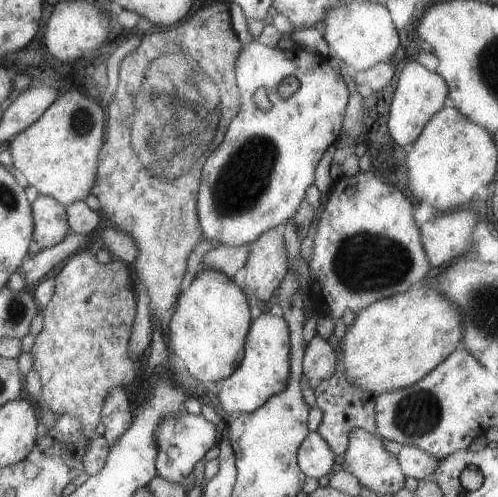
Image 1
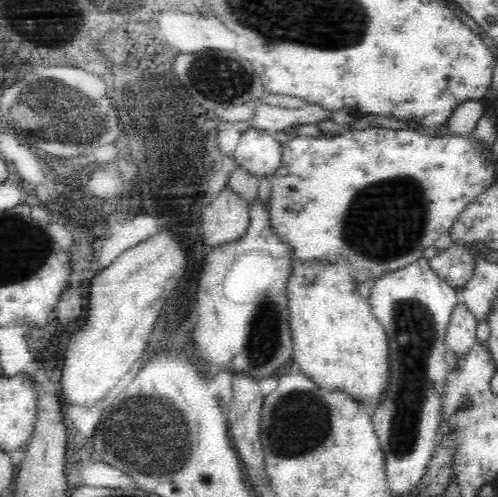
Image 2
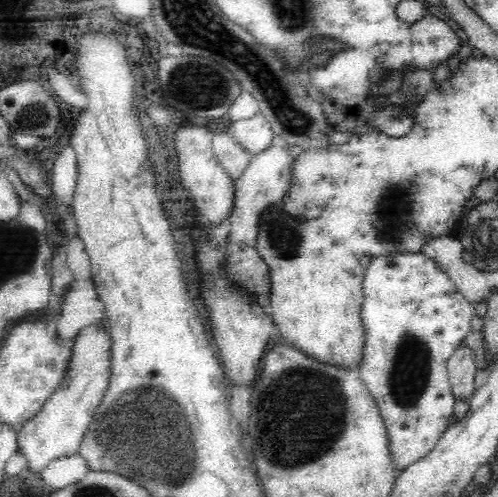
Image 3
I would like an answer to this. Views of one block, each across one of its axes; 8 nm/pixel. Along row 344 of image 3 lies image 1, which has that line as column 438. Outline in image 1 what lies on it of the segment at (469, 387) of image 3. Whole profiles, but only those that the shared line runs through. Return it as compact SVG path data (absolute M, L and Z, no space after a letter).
M401 446L399 454L397 454L397 464L403 472L405 478L413 478L413 480L431 480L435 474L435 468L439 464L439 460L431 458L429 454L425 454L419 448L413 446Z

